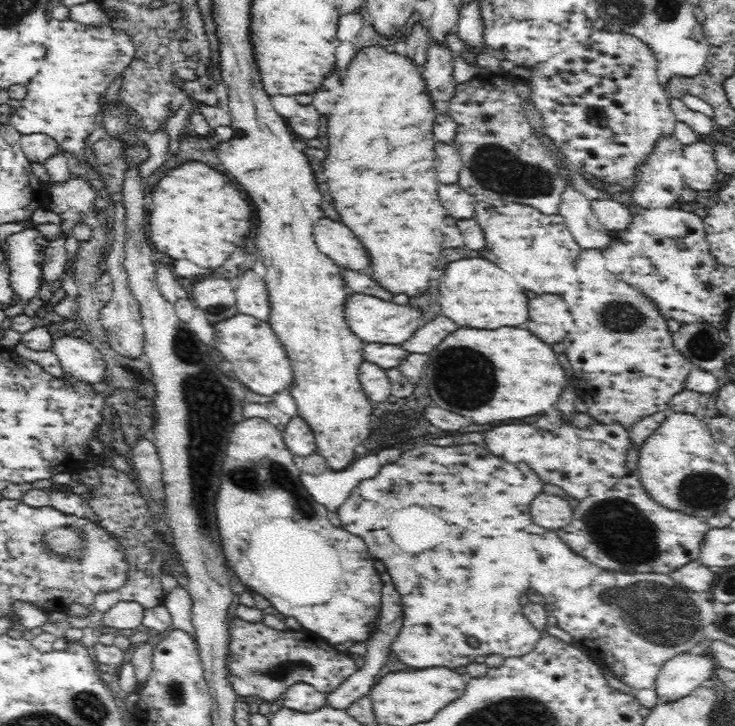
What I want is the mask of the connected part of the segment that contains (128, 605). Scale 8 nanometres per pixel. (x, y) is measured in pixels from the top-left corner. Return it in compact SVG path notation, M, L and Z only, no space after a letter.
M119 600L102 611L100 624L113 627L115 631L131 632L140 626L144 609L136 600Z

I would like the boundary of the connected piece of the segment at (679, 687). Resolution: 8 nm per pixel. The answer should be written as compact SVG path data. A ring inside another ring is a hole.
M682 653L665 660L653 680L657 702L673 701L711 684L714 666L704 654Z

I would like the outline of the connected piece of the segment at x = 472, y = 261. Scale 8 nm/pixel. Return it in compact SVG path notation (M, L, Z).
M458 258L444 266L438 278L440 314L448 316L458 326L496 328L518 324L526 318L526 296L514 280L482 258Z

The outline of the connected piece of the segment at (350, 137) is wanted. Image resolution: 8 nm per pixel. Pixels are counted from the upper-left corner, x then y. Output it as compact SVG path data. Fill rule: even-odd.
M380 46L360 47L355 56L351 59L351 64L346 68L344 76L338 78L339 90L334 101L334 106L326 113L326 156L322 158L322 174L326 178L328 194L332 200L332 206L340 218L340 222L358 238L366 252L367 264L366 273L369 279L387 292L390 296L398 299L400 296L406 298L416 298L426 292L428 288L428 278L432 274L432 268L436 266L436 260L440 258L440 220L446 218L446 212L440 202L436 200L436 180L434 180L434 170L432 170L432 141L434 138L431 133L431 120L434 114L434 108L431 106L430 99L426 96L422 81L419 79L419 69L412 67L412 63L403 56L395 53L386 52Z

